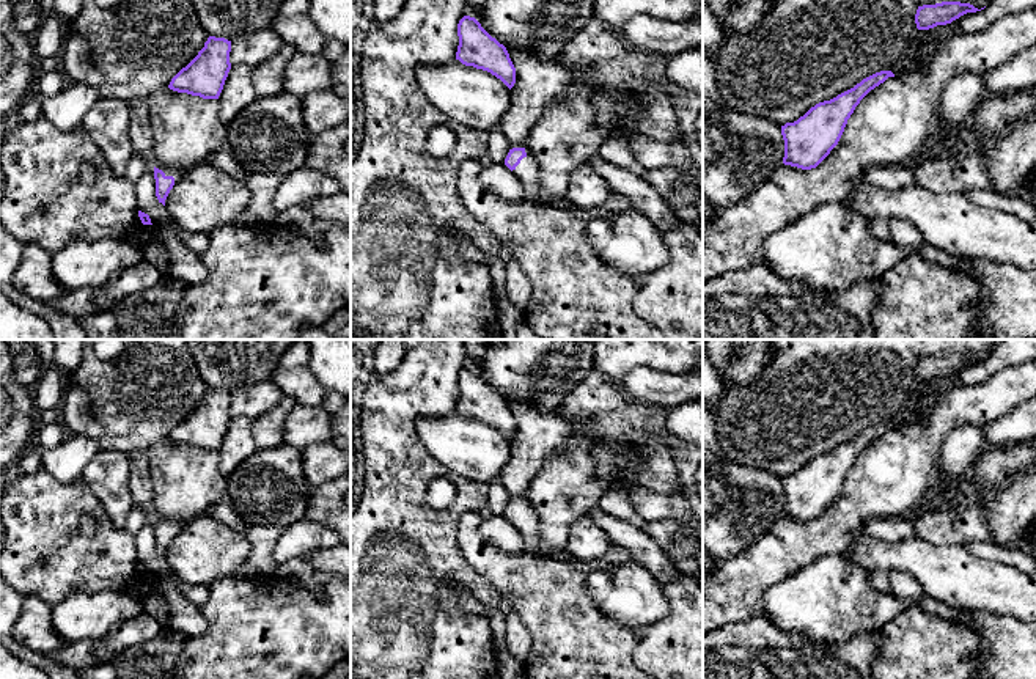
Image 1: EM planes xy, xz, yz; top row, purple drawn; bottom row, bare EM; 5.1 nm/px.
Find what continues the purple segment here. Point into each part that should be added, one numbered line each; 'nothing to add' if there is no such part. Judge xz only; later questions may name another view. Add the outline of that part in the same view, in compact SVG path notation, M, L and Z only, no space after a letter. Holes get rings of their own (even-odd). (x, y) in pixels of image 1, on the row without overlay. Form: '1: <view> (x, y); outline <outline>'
1: xz (527, 524); outline M509 497L512 500L524 500L527 508L520 512L520 516L512 522L512 525L519 530L524 539L524 550L535 552L541 547L541 531L539 531L539 519L535 514L533 508L524 497Z

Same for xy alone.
1: xy (178, 527); outline M156 519L165 525L165 528L173 528L175 536L178 536L184 530L184 523L171 519Z

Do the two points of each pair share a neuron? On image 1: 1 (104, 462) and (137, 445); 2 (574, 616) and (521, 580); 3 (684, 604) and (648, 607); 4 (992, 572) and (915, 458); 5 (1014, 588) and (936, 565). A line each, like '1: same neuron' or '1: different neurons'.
1: different neurons
2: same neuron
3: different neurons
4: different neurons
5: same neuron

